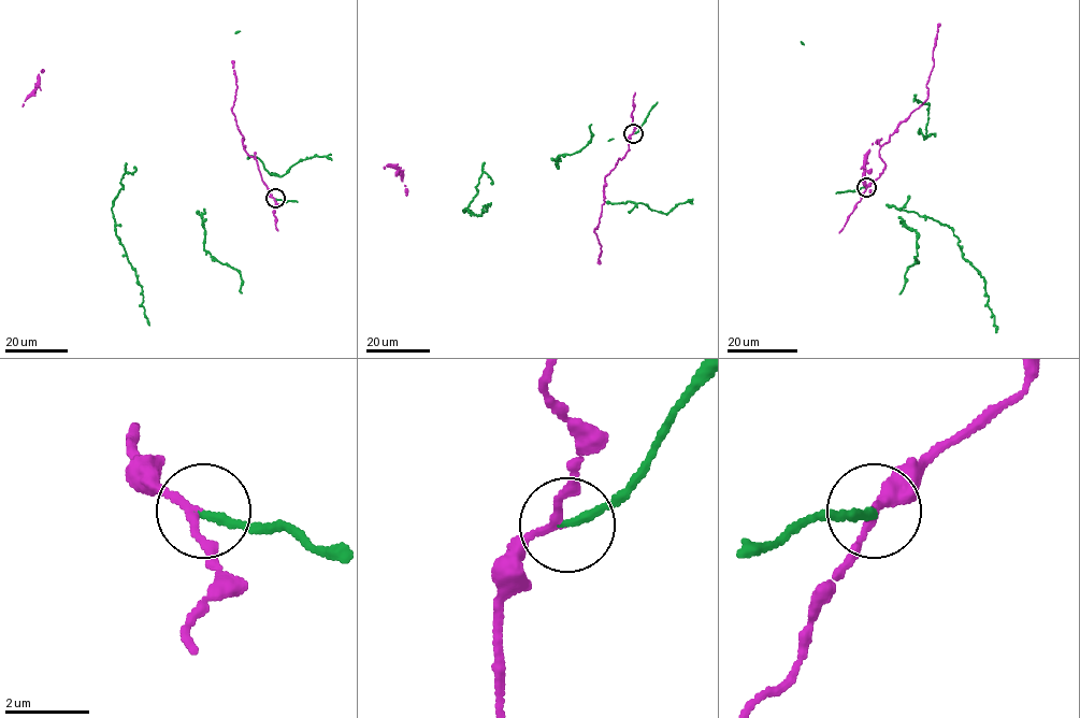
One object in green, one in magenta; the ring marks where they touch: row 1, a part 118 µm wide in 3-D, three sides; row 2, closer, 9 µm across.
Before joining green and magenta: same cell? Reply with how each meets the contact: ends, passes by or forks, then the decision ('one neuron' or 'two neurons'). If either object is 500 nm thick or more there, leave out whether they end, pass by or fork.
green ends | magenta passes by | two neurons

